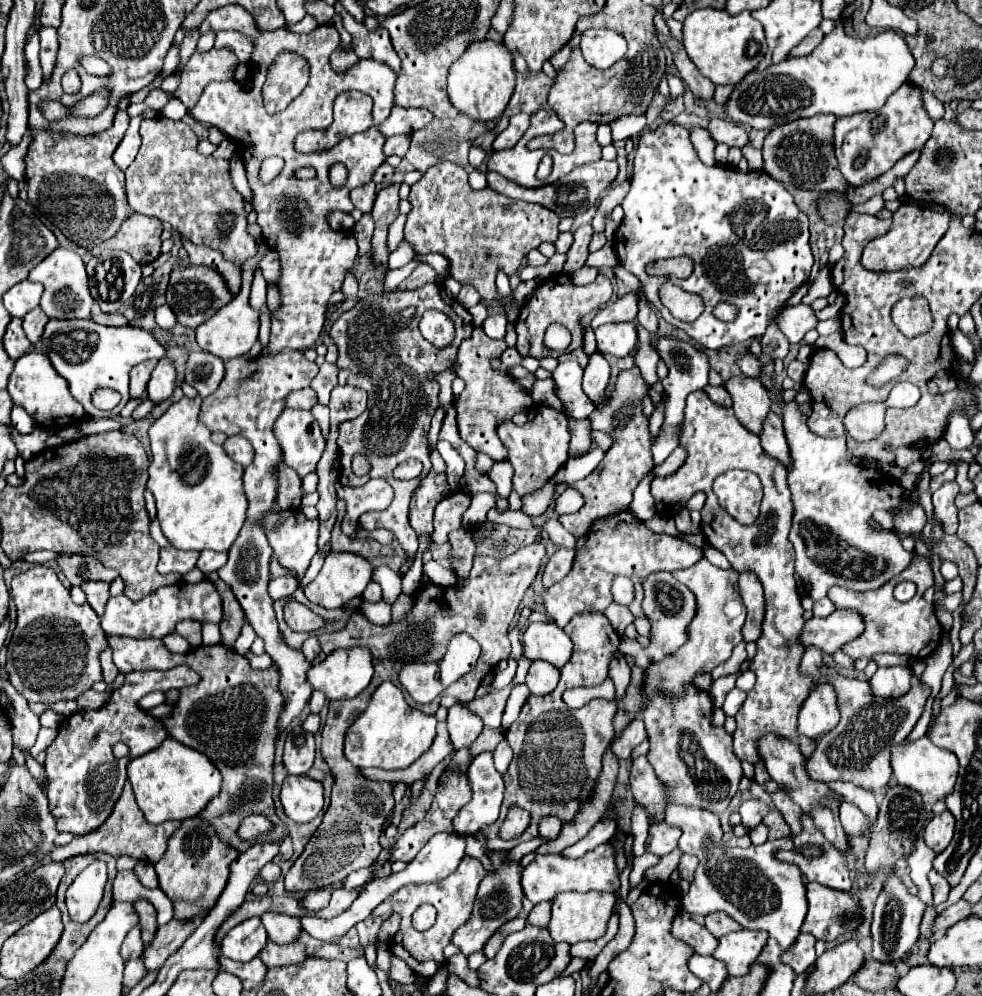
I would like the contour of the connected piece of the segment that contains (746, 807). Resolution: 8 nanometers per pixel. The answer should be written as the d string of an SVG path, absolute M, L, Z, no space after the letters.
M754 798L742 802L742 806L740 806L742 824L748 826L748 828L758 826L758 824L764 820L764 816L766 816L768 812L770 812L770 808L768 808L762 800L754 800Z

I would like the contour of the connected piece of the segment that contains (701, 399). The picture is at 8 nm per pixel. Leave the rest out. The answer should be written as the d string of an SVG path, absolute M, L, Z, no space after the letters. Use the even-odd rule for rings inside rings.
M702 390L692 392L686 400L680 446L688 450L686 462L678 468L678 472L666 478L654 478L650 484L650 492L656 500L656 514L662 516L664 510L666 514L674 516L696 492L706 492L708 498L702 510L702 532L706 540L730 560L730 566L736 572L754 570L766 594L766 618L762 624L762 636L756 642L756 656L750 660L750 670L756 674L756 684L736 714L738 728L734 734L734 754L740 760L748 760L752 764L758 762L760 758L756 752L756 740L768 732L774 732L800 742L802 756L810 758L816 744L796 732L798 710L812 686L810 680L798 672L798 662L802 660L798 634L804 620L794 580L794 548L788 542L794 506L786 482L786 468L762 450L758 436L750 434L734 418L732 408L710 402ZM732 468L744 468L758 474L764 486L764 506L760 518L750 526L744 526L730 514L722 512L718 498L712 492L714 478Z

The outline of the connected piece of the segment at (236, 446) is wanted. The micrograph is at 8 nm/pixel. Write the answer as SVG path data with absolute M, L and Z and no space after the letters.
M230 436L226 442L224 442L224 450L226 450L226 454L234 460L234 462L238 462L238 464L242 464L244 468L252 462L252 458L254 458L254 448L252 448L252 444L246 440L246 438L242 438L242 436Z

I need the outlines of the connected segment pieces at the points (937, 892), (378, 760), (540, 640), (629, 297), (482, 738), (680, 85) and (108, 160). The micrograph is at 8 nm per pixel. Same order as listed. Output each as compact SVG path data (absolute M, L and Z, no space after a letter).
M932 870L928 874L928 880L932 884L932 892L934 892L934 904L942 904L946 898L948 898L948 890L950 890L950 884L946 882L946 878L942 878L936 870Z
M384 682L372 694L368 710L364 710L348 728L344 754L358 768L408 768L432 746L436 738L436 724L436 716L428 716L416 708L410 708L400 688L396 688L392 682Z
M536 622L524 632L524 656L532 662L546 660L562 668L572 656L572 640L554 622Z
M628 292L616 302L608 302L604 308L598 310L598 314L592 318L590 326L598 328L600 324L610 324L610 322L634 322L638 314L638 294Z
M484 726L482 734L480 734L480 736L476 738L476 742L470 746L470 756L476 758L476 756L482 754L482 752L494 752L496 744L498 744L502 738L504 738L504 730L502 730L502 728L494 730L494 728Z
M668 76L668 84L670 84L670 96L668 96L668 102L674 102L678 96L684 94L684 82L678 78L678 76Z
M118 112L114 124L102 134L58 134L42 130L36 134L26 156L28 198L68 240L92 250L116 234L126 218L134 214L126 202L124 172L114 164L112 154L128 128L130 116Z

